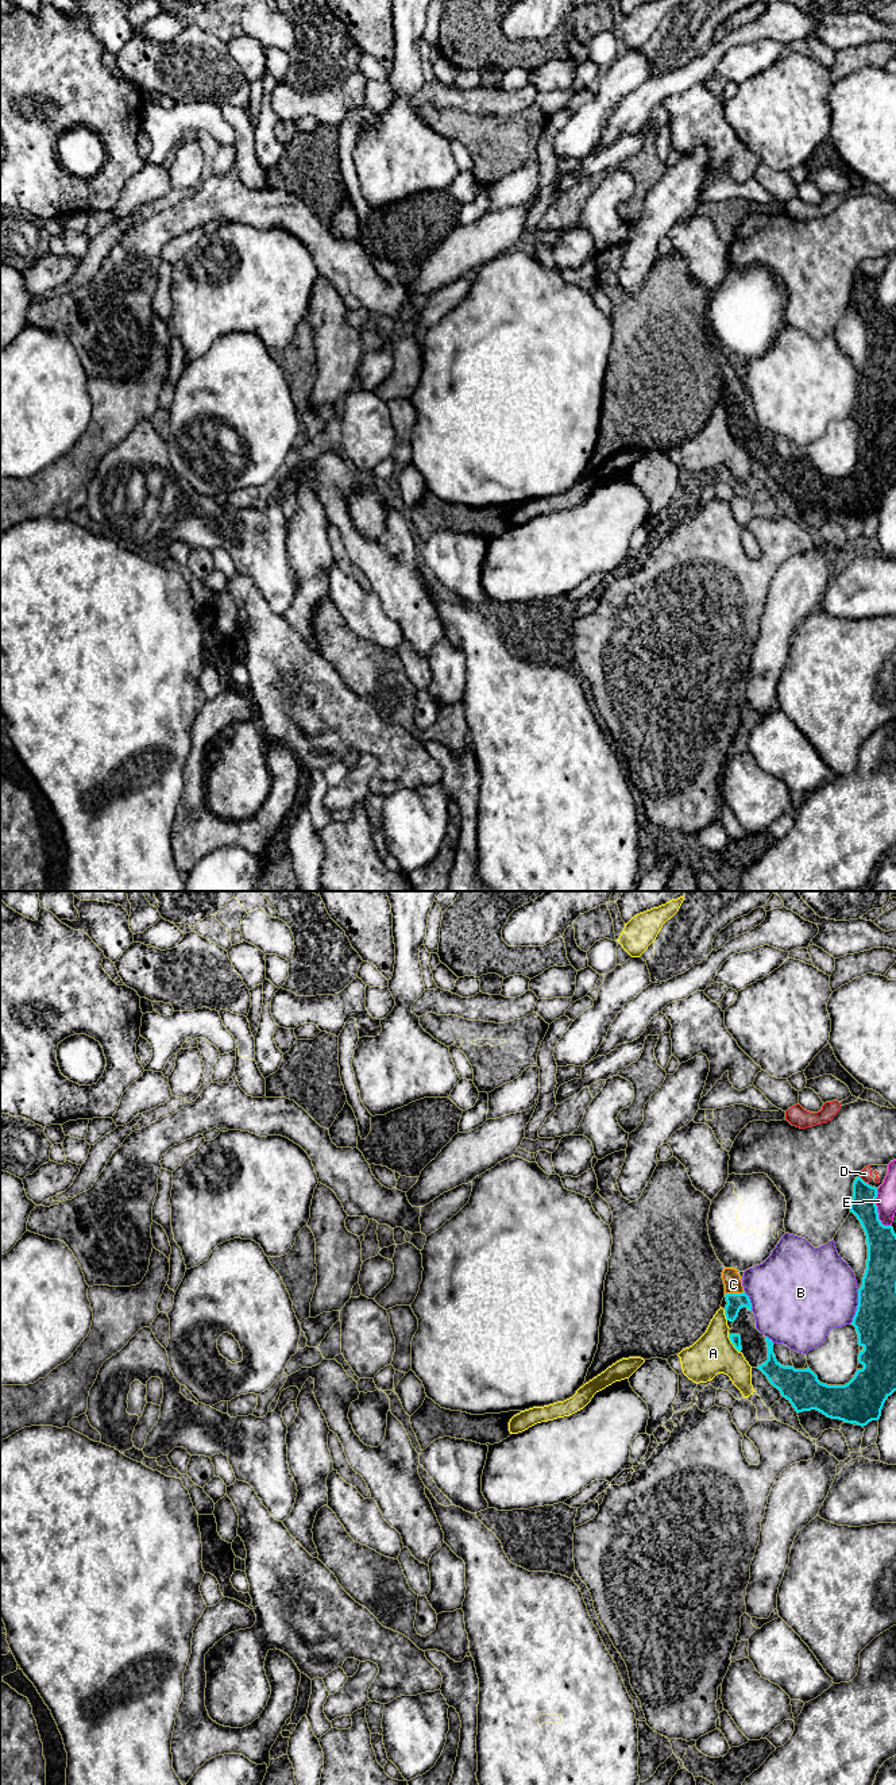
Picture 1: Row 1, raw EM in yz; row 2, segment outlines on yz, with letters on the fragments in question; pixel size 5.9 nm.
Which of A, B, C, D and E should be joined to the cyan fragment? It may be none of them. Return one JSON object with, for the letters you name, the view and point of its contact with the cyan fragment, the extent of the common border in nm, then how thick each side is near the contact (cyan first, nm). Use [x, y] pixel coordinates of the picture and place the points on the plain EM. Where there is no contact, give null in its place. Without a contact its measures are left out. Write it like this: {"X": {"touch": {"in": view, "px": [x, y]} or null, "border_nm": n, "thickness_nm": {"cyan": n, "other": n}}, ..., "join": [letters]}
{"C": {"touch": {"in": "yz", "px": [734, 386]}, "border_nm": 120, "thickness_nm": {"cyan": 100, "other": 110}}, "join": ["C"]}

